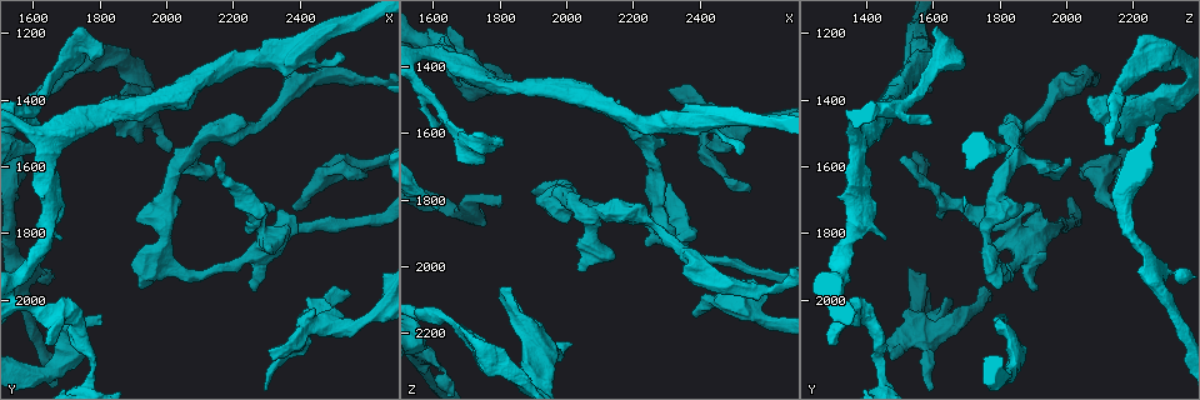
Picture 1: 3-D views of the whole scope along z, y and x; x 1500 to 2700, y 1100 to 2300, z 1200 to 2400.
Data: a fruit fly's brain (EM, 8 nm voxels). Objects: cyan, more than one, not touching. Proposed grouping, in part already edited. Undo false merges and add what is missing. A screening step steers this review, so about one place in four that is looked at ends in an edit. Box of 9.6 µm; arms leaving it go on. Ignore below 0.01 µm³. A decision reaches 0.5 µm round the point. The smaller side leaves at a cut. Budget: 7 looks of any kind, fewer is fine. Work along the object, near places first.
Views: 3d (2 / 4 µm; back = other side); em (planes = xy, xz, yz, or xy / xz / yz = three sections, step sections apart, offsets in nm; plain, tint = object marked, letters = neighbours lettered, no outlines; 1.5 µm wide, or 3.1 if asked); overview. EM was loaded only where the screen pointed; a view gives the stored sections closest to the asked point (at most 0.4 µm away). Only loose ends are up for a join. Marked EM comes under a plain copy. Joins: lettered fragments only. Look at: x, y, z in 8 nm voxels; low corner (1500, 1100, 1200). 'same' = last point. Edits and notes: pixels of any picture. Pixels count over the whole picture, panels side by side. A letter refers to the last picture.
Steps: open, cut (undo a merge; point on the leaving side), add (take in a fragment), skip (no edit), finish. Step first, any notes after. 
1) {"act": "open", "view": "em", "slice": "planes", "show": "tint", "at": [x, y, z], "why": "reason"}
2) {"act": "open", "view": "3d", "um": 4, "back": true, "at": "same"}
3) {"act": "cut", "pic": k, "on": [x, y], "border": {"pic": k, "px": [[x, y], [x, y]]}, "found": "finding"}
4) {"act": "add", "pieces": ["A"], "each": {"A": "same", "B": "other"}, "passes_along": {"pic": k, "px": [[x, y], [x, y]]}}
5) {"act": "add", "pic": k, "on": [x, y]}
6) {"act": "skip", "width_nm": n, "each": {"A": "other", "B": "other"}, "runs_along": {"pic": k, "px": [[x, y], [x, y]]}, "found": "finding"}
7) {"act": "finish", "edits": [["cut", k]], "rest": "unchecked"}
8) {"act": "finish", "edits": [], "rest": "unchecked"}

{"act": "open", "view": "em", "slice": "planes", "show": "tint", "at": [1810, 2070, 1800], "why": "long arm stops here"}

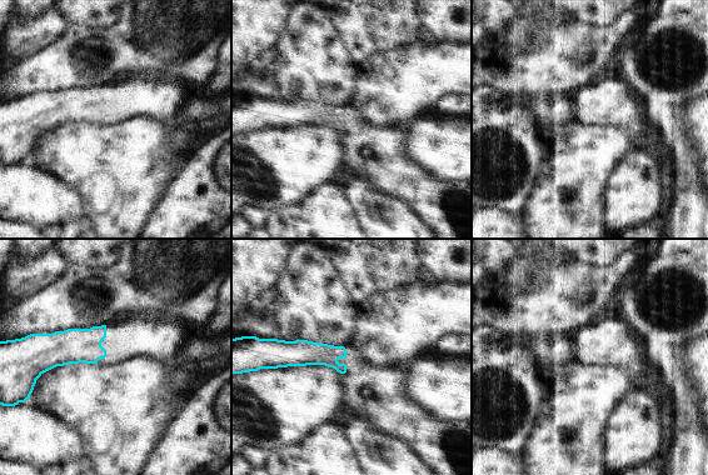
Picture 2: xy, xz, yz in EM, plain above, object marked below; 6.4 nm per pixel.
{"act": "open", "view": "em", "slice": "planes", "show": "letters", "at": "same"}

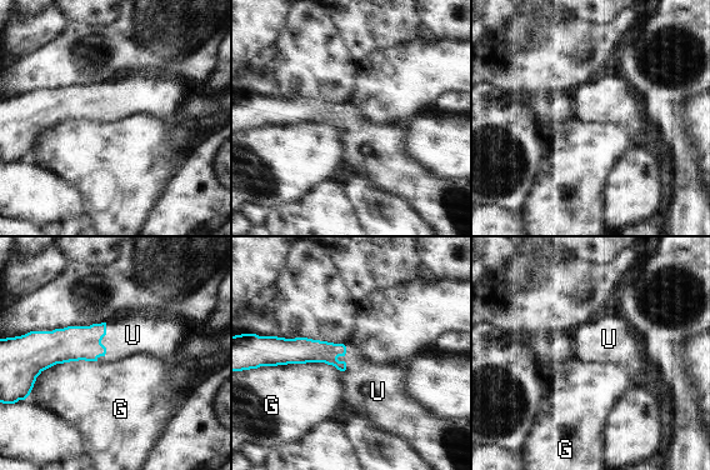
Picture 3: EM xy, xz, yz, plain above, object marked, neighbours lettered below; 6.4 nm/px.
{"act": "add", "pic": 3, "on": [366, 385], "each": {"G": "other", "U": "same"}, "passes_along": {"pic": 3, "px": [[304, 350], [341, 355], [366, 385]]}, "found": "it goes on there"}

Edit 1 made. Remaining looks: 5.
{"act": "open", "view": "3d", "um": 4, "at": [2390, 1730, 2150], "why": "an open end"}

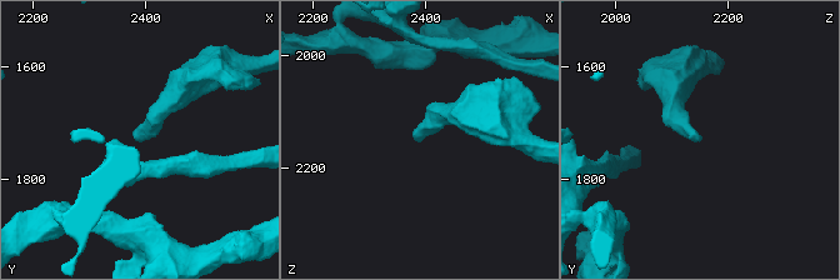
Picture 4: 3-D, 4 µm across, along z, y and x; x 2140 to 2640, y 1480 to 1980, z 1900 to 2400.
{"act": "open", "view": "em", "slice": "planes", "show": "letters", "at": [2390, 1730, 2150], "why": "now the EM"}

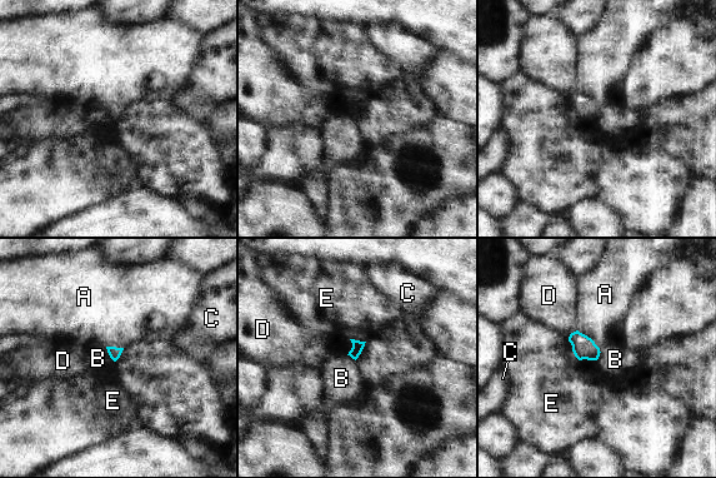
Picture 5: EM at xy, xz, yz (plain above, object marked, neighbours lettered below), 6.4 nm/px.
{"act": "skip", "each": {"A": "other", "B": "other", "C": "other", "D": "other", "E": "other"}, "border": {"pic": 5, "px": [[105, 347], [114, 361]]}, "found": "none of them fits"}

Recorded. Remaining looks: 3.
{"act": "open", "view": "3d", "um": 4, "at": [1980, 1520, 2240], "why": "calibre changes"}

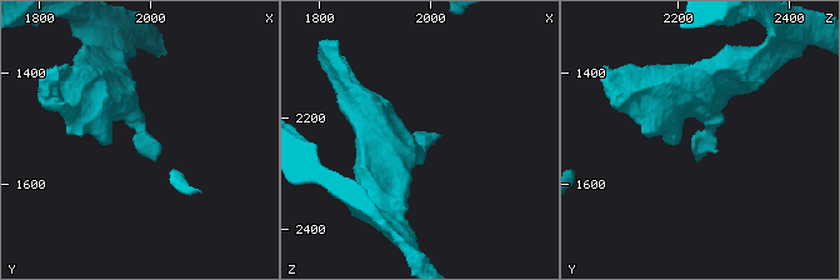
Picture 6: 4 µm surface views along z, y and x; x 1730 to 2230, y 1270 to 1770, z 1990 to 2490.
{"act": "open", "view": "em", "slice": "planes", "show": "letters", "at": [1990, 1515, 2245], "why": "now the EM"}

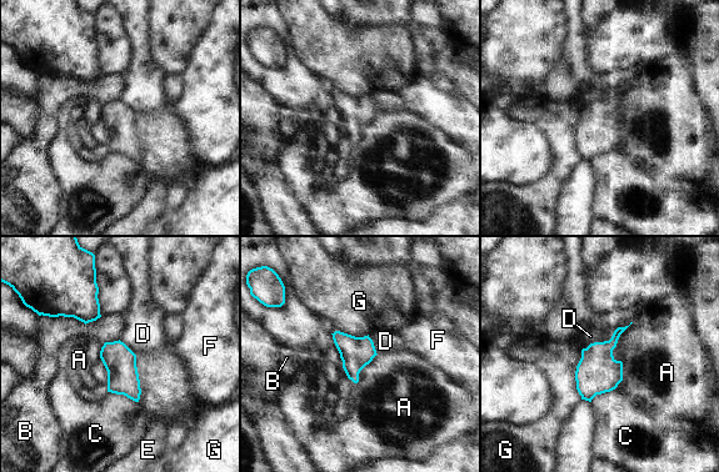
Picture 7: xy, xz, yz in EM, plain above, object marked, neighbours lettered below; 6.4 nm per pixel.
{"act": "skip", "each": {"A": "other", "B": "other", "C": "other", "D": "other", "E": "other", "F": "other", "G": "other"}, "border": {"pic": 7, "px": [[334, 342], [345, 375], [356, 383]]}, "found": "one neuron here"}

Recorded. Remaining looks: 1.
{"act": "finish", "edits": [["add", 3]], "rest": "unchecked"}

